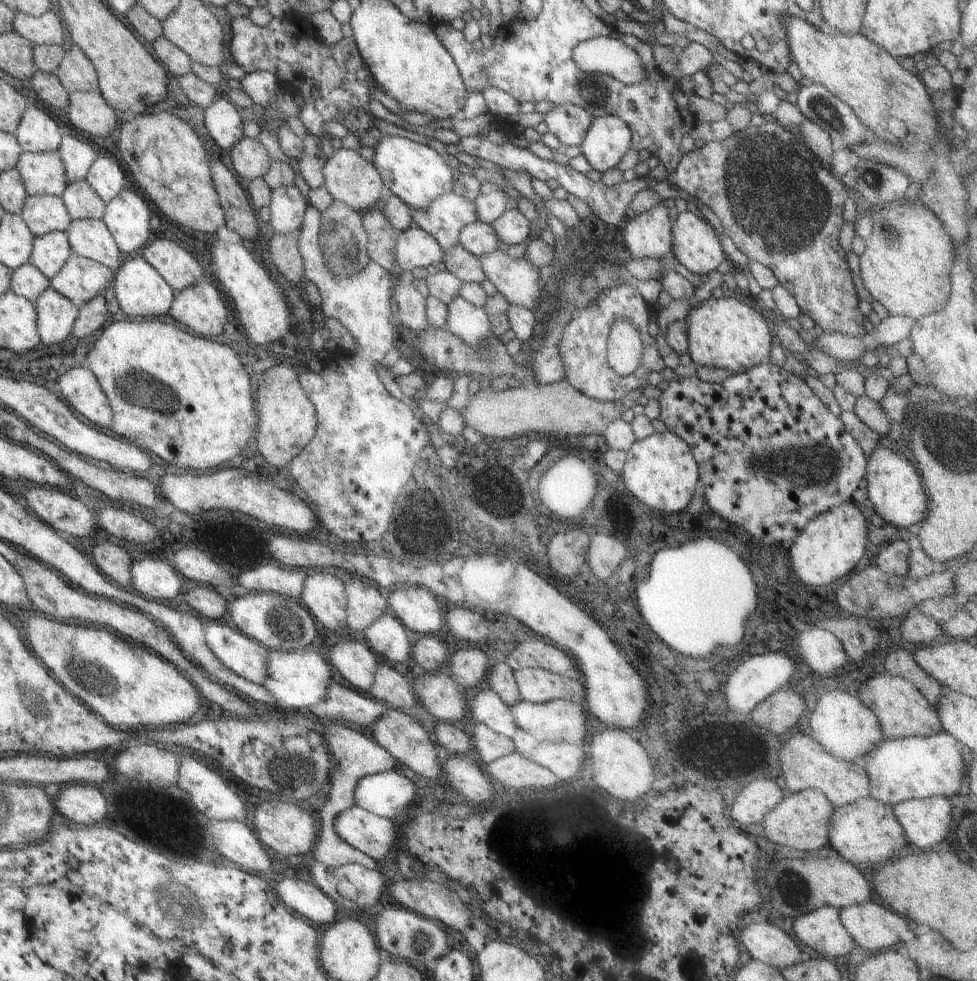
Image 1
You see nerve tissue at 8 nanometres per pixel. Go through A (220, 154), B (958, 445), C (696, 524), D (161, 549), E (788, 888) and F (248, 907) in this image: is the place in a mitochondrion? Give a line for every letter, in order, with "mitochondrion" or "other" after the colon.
A: other
B: mitochondrion
C: other
D: other
E: mitochondrion
F: other

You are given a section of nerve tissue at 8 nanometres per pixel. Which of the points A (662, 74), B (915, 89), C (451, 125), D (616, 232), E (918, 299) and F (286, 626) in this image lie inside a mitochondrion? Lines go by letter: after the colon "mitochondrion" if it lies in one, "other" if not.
A: other
B: other
C: other
D: other
E: other
F: mitochondrion

